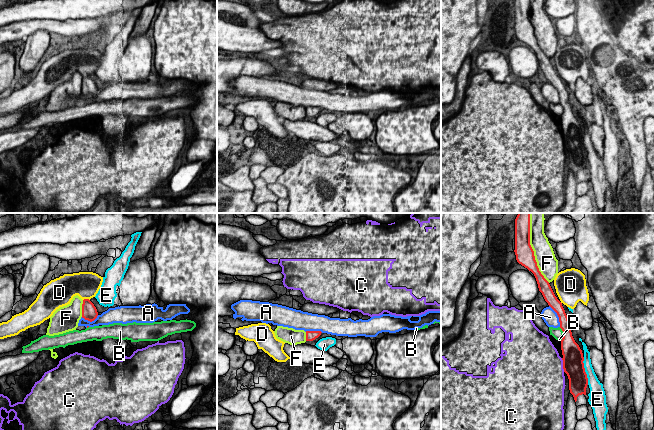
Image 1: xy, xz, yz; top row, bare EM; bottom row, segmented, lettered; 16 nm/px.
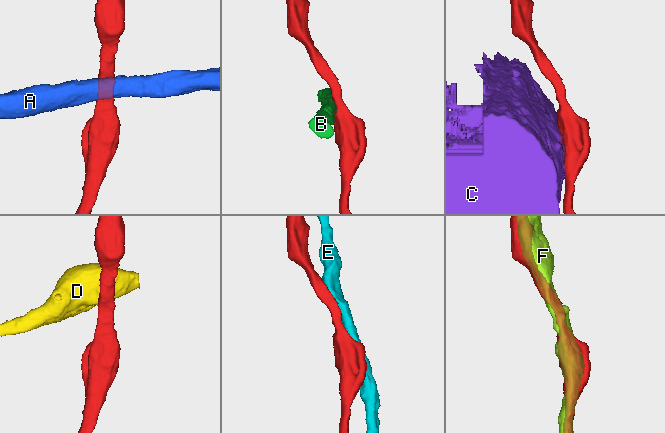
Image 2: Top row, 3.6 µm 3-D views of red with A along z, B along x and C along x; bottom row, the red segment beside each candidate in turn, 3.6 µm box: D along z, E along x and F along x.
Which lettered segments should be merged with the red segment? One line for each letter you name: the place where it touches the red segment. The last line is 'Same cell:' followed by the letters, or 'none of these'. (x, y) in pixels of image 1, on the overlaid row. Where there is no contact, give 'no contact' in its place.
Same cell: none of these

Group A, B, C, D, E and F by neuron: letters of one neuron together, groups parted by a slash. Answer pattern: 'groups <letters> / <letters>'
groups A B / C / D / E / F

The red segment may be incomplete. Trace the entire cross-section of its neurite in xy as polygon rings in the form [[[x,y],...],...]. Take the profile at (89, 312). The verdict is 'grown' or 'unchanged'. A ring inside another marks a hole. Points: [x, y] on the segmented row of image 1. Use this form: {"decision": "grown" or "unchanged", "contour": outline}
{"decision": "unchanged", "contour": [[[84,299],[82,304],[82,318],[92,322],[97,316],[98,312],[94,304],[89,299]]]}

